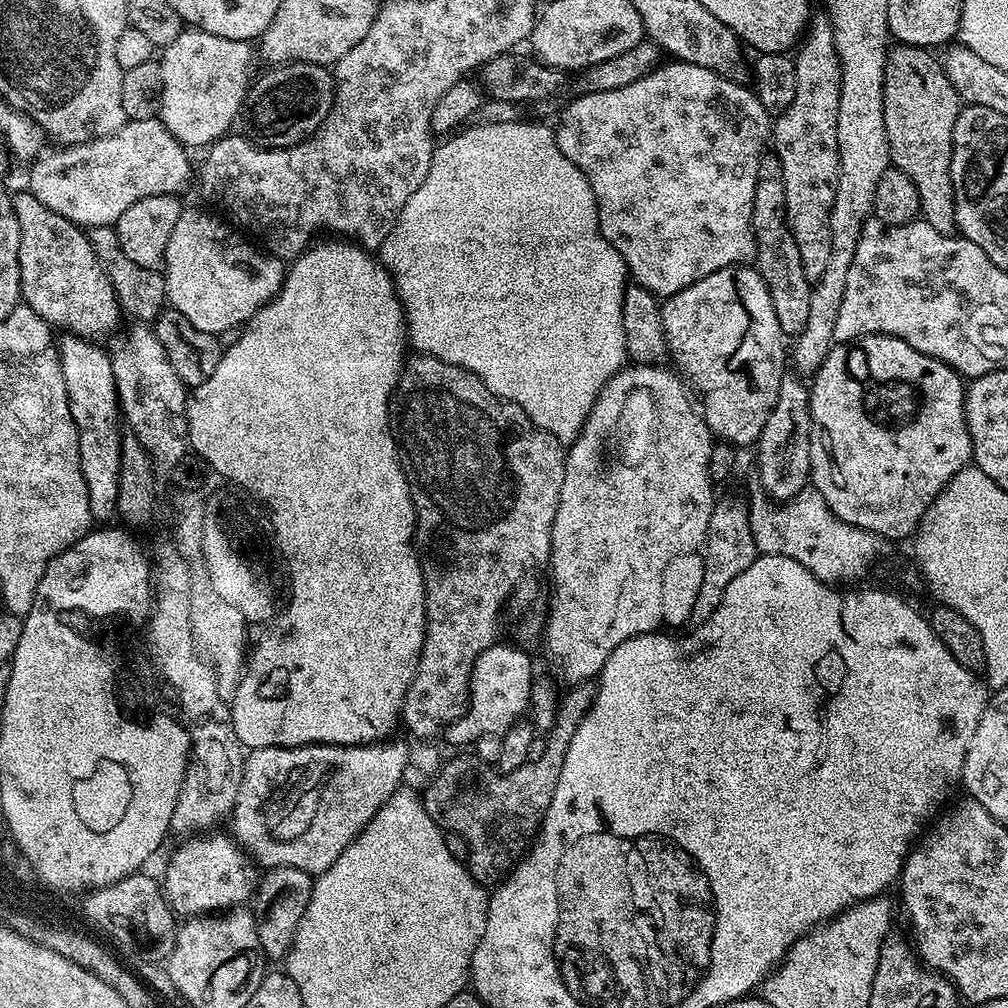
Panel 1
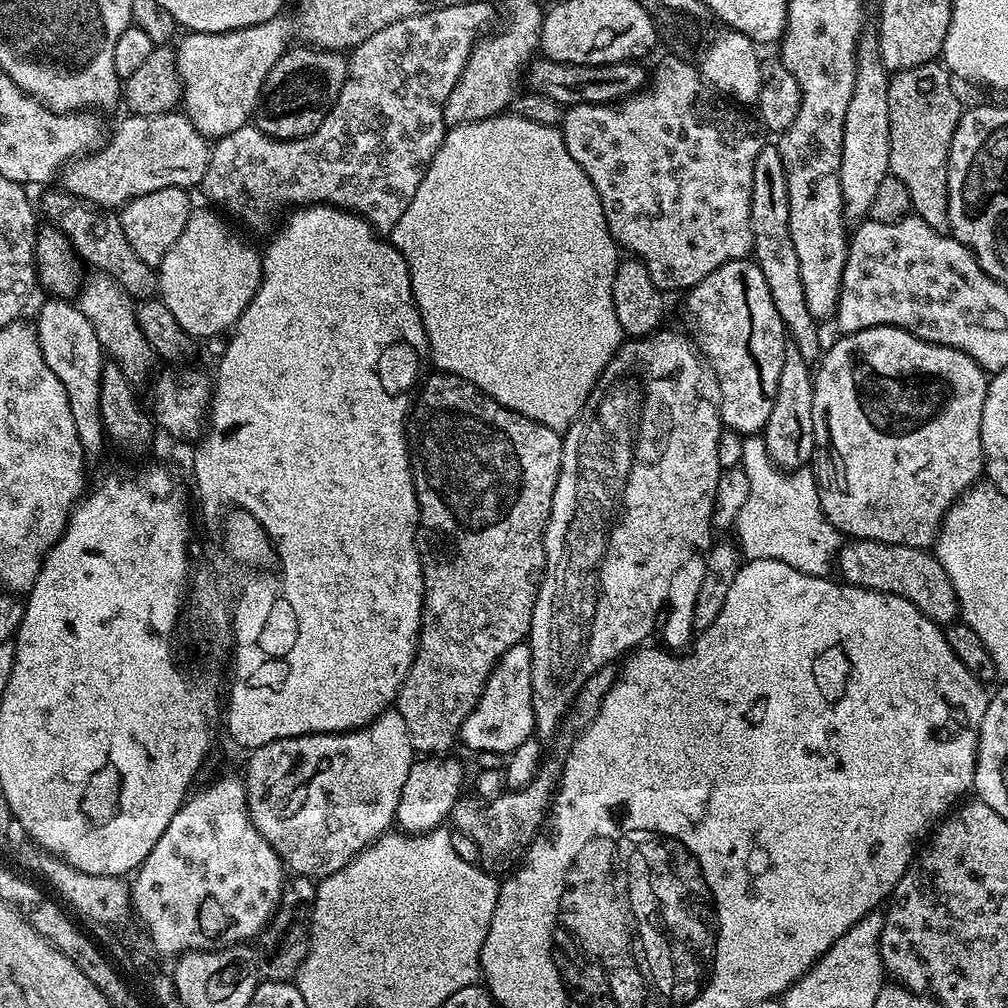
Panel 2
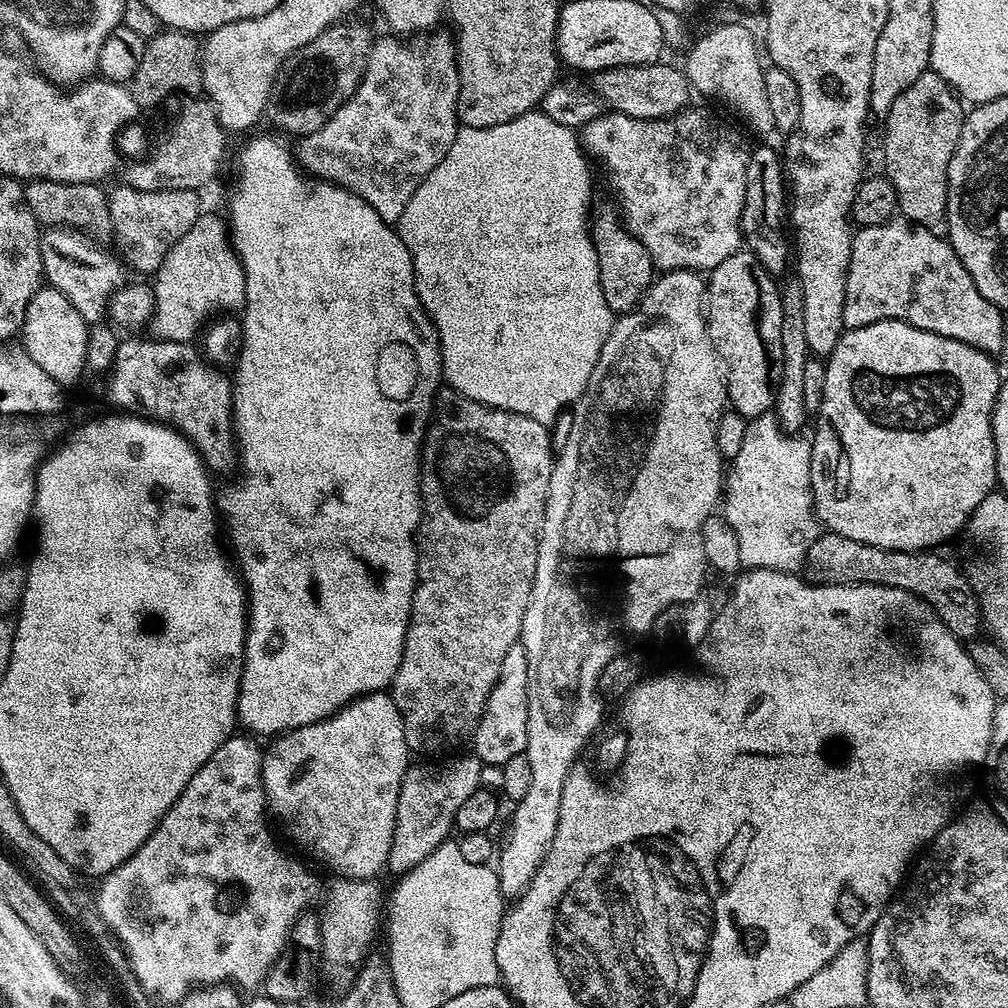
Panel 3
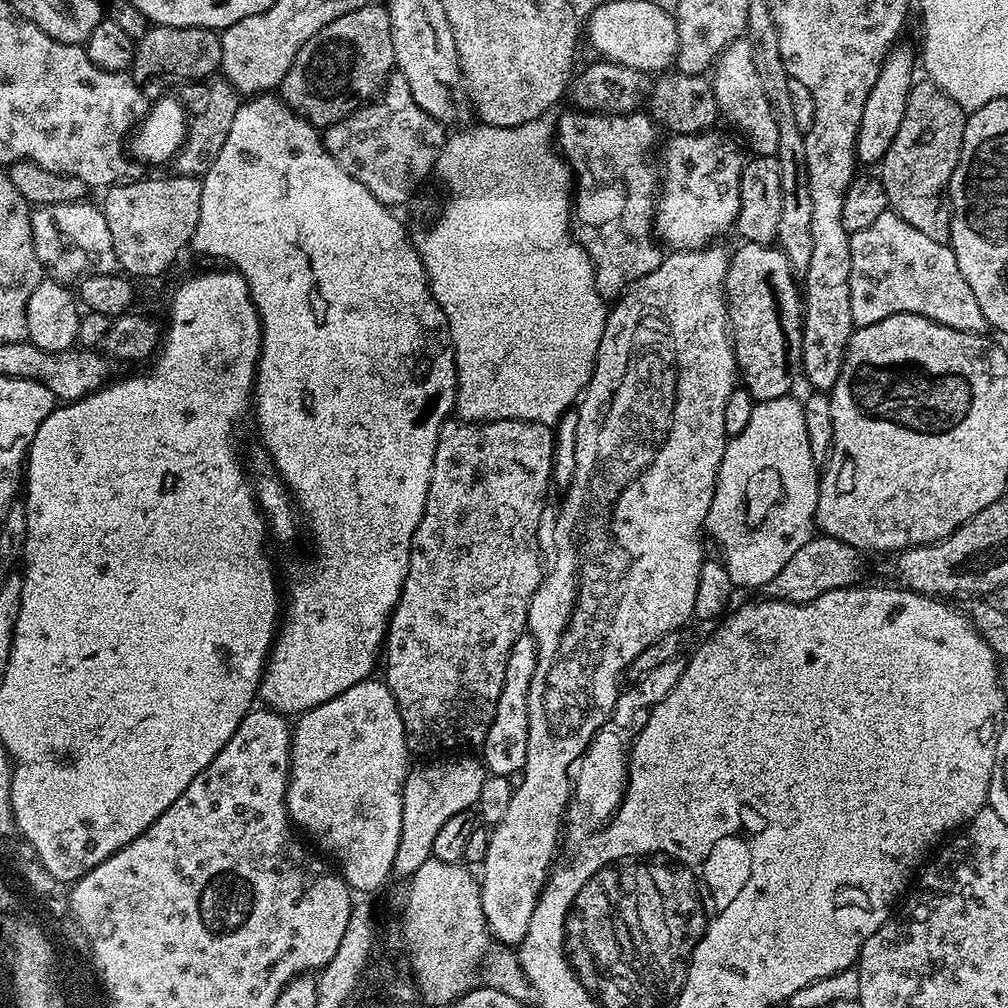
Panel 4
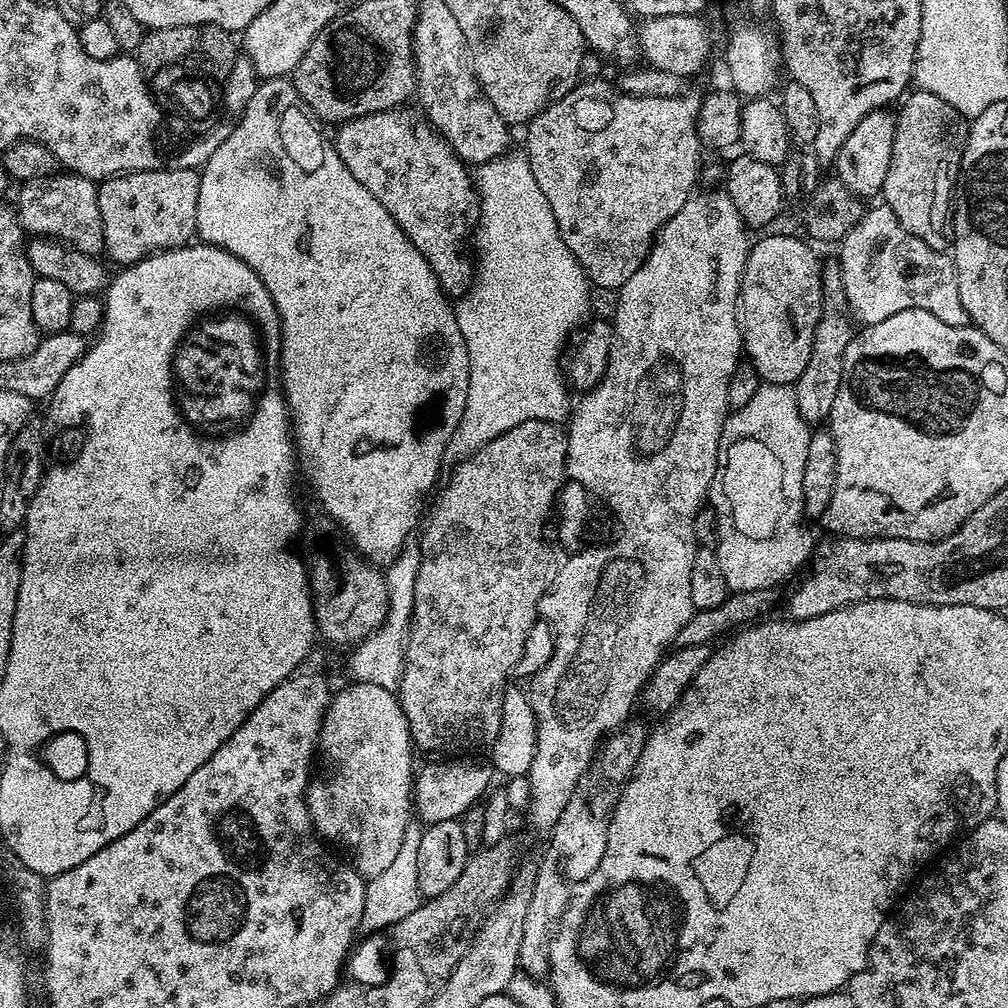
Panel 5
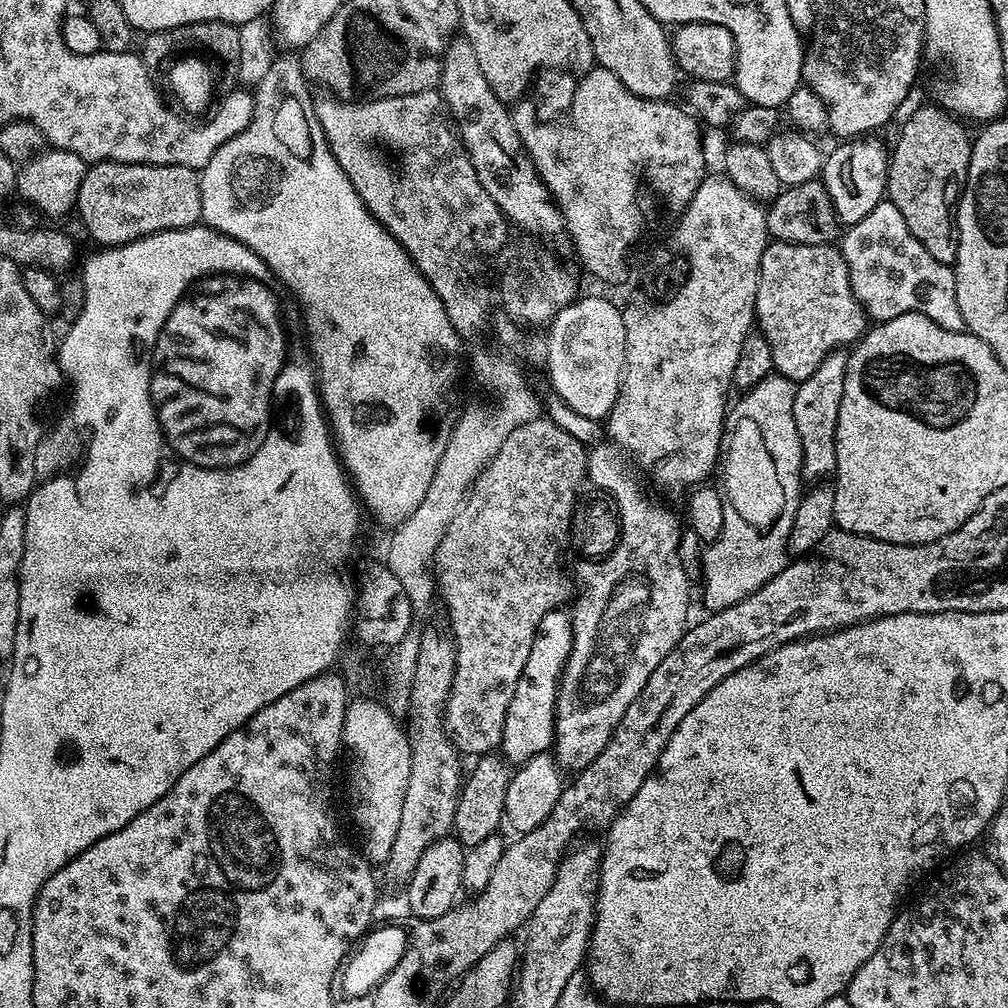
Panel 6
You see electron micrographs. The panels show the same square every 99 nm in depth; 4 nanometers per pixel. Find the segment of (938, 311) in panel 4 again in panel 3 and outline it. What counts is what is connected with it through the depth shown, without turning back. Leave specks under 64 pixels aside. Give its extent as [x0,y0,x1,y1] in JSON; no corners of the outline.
[842,218,1006,354]

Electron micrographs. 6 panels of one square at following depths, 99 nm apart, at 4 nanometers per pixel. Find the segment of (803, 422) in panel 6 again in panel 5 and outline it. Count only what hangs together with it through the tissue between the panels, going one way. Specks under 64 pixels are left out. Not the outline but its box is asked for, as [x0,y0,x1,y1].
[794,310,854,426]

